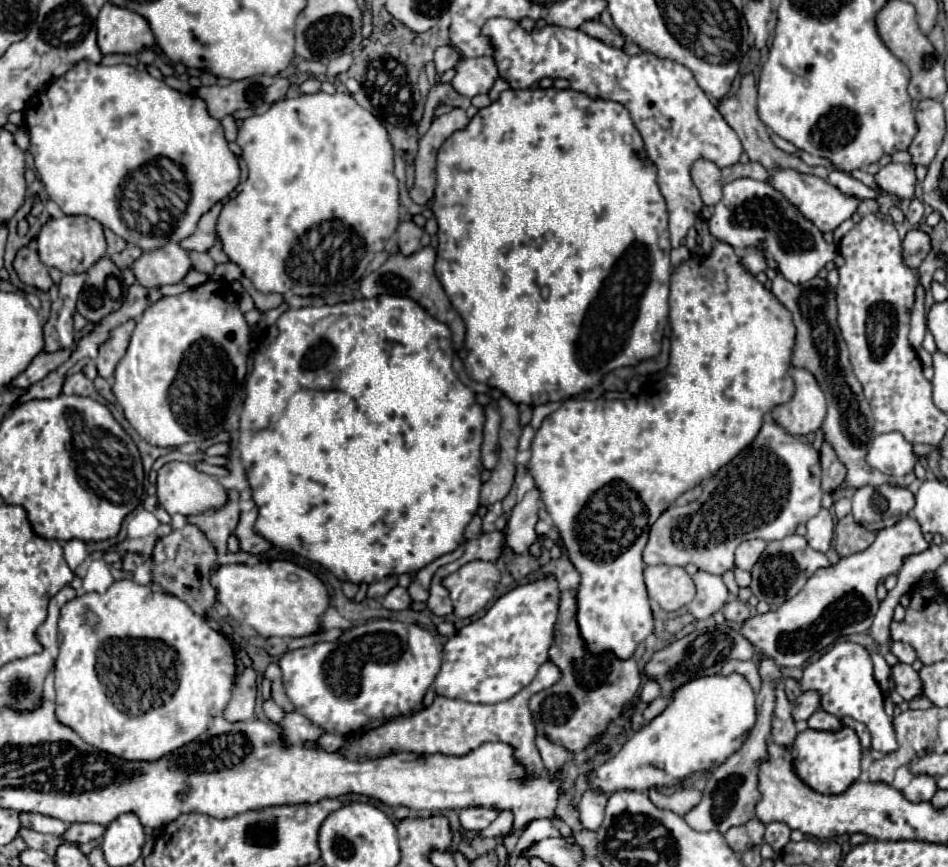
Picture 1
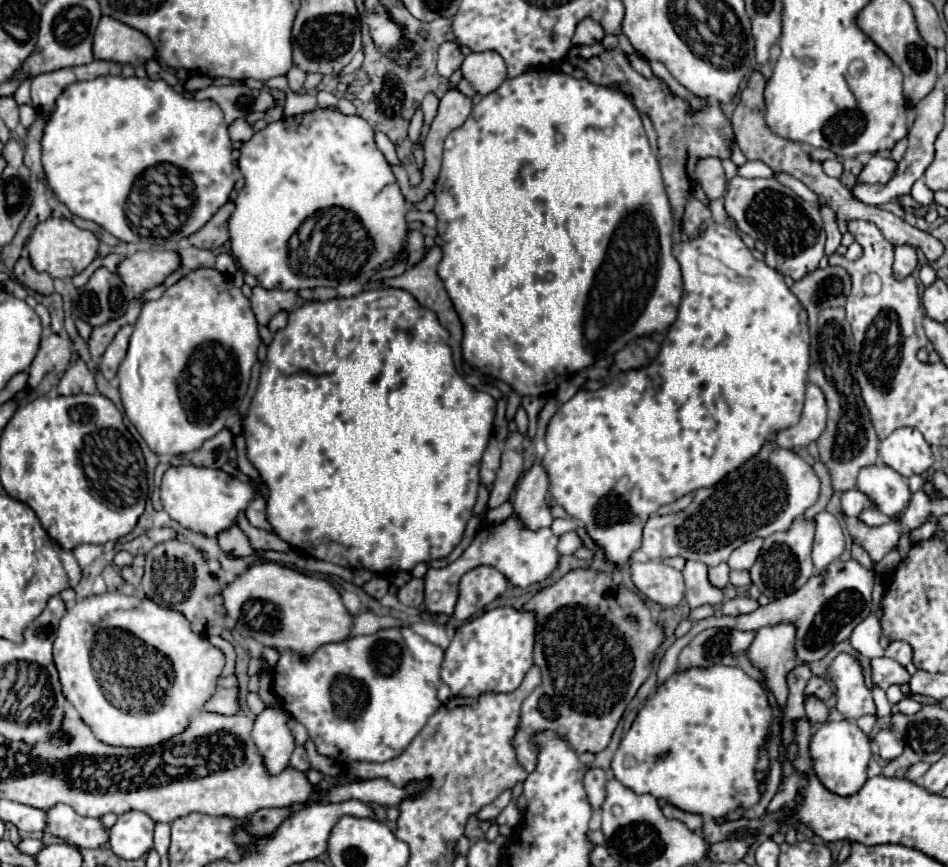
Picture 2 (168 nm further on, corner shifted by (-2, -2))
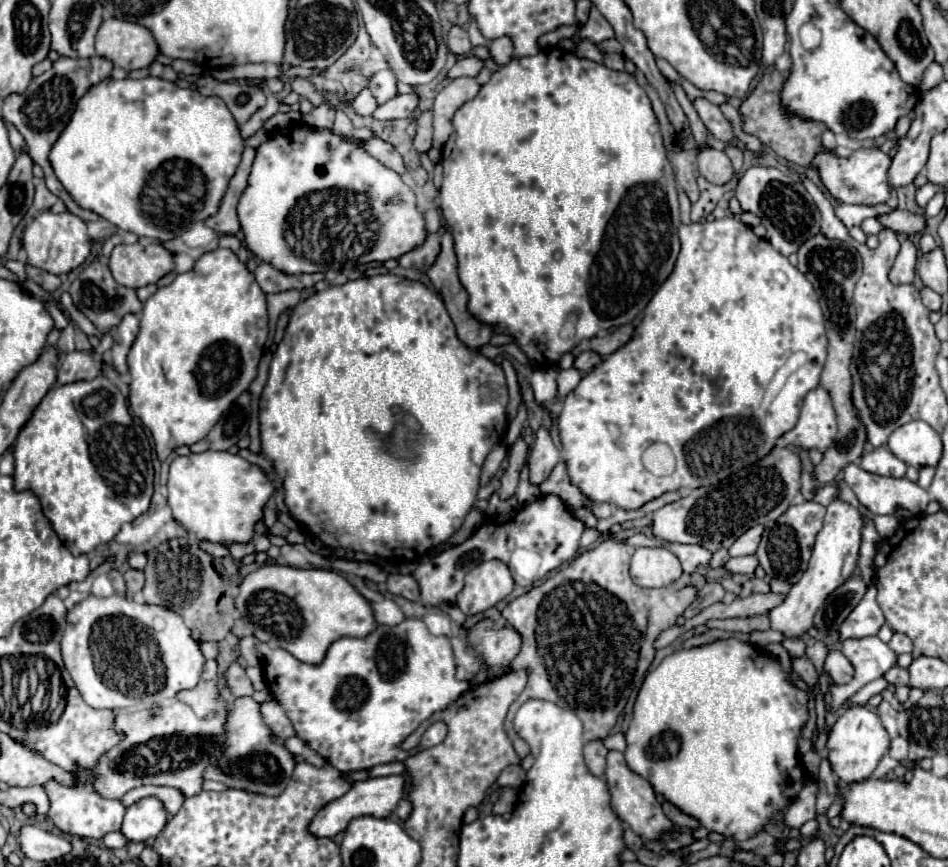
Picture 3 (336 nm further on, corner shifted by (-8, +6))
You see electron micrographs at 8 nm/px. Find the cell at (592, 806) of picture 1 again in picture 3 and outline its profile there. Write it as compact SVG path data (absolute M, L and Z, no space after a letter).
M603 740L587 742L585 748L583 748L583 754L585 754L587 768L595 776L603 776L603 772L605 772L605 756L607 756L607 748L603 746Z

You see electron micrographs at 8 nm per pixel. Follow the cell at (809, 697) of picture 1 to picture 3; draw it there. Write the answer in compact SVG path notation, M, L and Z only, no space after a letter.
M831 650L827 660L825 660L825 672L829 674L829 678L835 682L835 684L847 684L853 674L855 674L855 668L853 664L843 656L843 652L839 650Z

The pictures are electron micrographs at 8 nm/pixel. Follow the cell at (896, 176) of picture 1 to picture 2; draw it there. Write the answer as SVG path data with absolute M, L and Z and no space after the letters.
M871 156L865 162L863 172L859 174L859 180L865 184L887 184L897 172L897 162L891 158Z

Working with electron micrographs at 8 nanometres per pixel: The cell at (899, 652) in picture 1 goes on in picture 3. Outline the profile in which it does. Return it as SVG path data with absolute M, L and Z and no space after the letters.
M895 632L893 638L889 640L889 648L891 648L895 654L903 654L903 652L911 652L911 650L913 650L913 644L911 644L911 640L909 640L907 634Z

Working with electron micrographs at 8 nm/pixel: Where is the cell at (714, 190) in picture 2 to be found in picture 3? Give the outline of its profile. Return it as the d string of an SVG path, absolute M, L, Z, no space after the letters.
M705 148L699 154L699 174L707 178L711 184L727 184L735 170L725 152L715 148Z

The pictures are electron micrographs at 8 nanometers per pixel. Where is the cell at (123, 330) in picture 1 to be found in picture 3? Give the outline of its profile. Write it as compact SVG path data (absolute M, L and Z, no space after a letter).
M127 314L117 328L113 328L111 336L115 340L111 354L113 354L113 368L119 374L127 374L127 352L139 332L139 318L135 314Z

